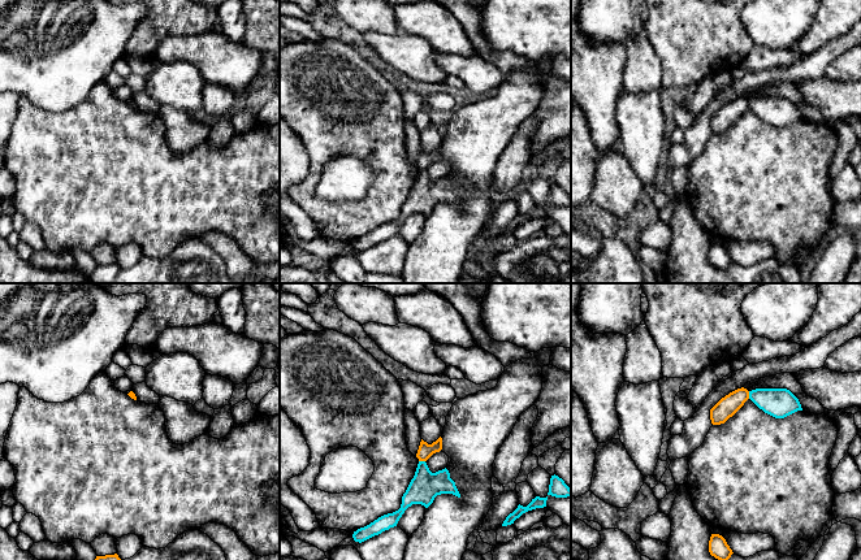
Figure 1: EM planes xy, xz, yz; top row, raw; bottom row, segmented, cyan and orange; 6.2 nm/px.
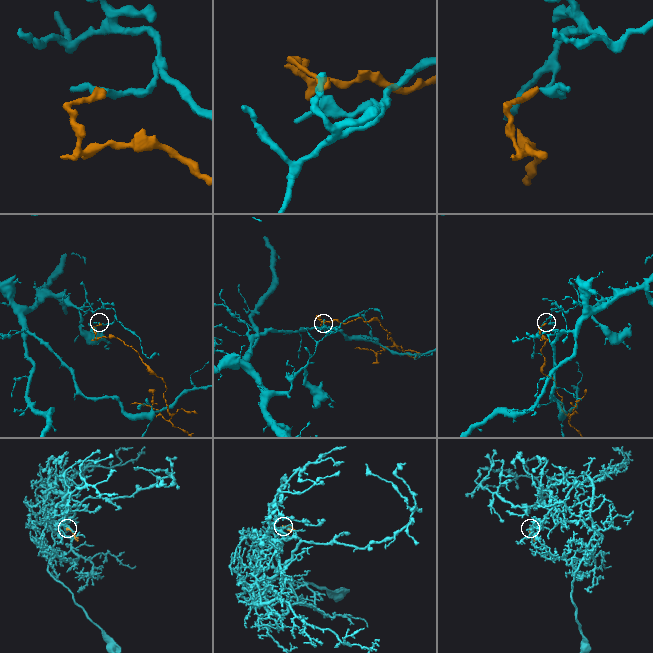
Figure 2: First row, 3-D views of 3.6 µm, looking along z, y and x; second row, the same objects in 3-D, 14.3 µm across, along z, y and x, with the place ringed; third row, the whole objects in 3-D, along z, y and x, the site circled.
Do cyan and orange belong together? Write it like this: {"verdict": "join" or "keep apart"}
{"verdict": "keep apart"}

